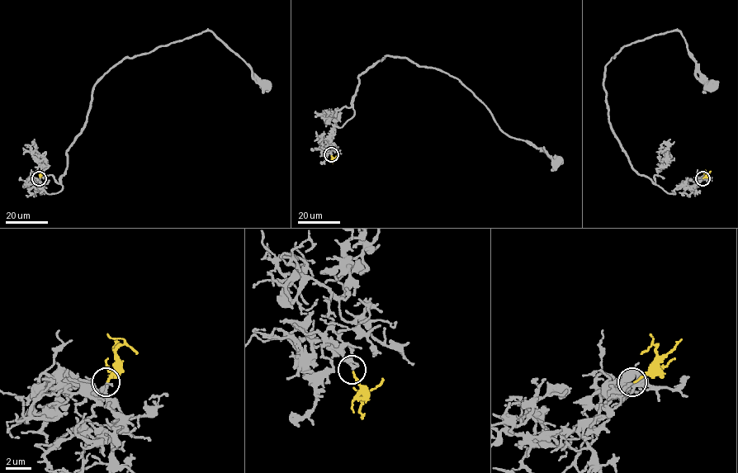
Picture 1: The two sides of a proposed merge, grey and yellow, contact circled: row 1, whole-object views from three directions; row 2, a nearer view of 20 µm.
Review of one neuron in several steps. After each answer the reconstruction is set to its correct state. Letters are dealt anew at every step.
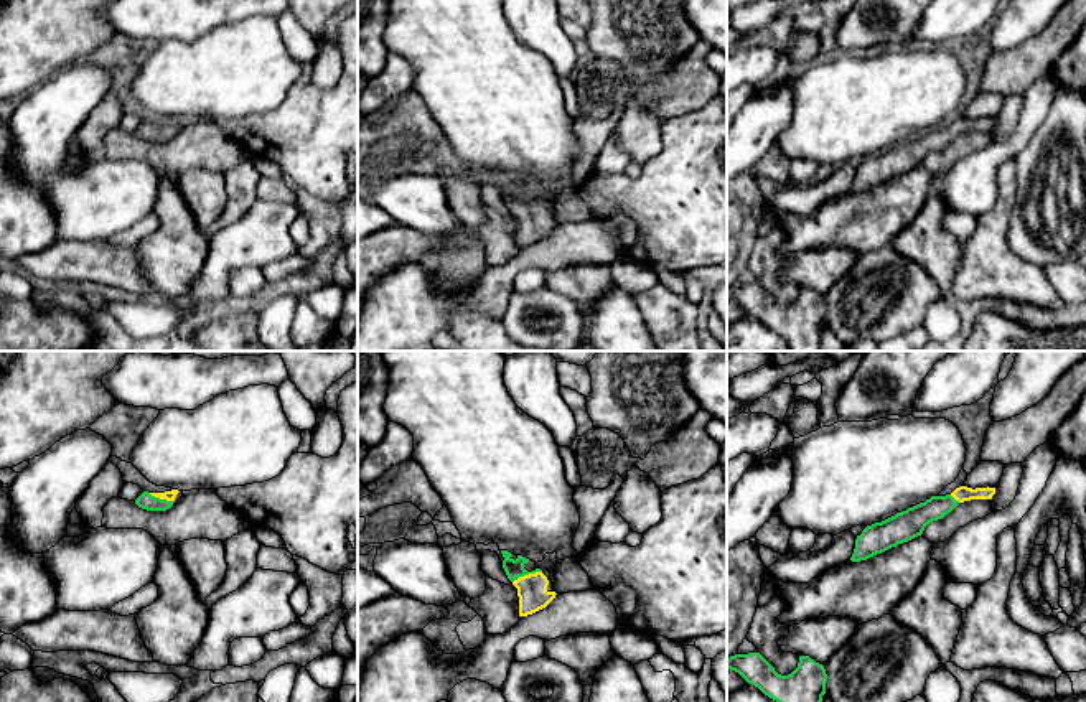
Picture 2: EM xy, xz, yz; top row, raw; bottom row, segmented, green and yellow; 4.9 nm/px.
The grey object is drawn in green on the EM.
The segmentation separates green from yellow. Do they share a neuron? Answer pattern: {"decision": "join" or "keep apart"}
{"decision": "join"}

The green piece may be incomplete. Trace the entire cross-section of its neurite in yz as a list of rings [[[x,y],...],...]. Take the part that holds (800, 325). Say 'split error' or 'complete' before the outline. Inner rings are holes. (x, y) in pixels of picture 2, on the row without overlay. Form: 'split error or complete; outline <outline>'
complete; outline [[[760,283],[730,287],[727,300],[776,331],[789,351],[819,351],[827,305],[809,287],[799,287],[798,298],[788,307],[778,305]]]

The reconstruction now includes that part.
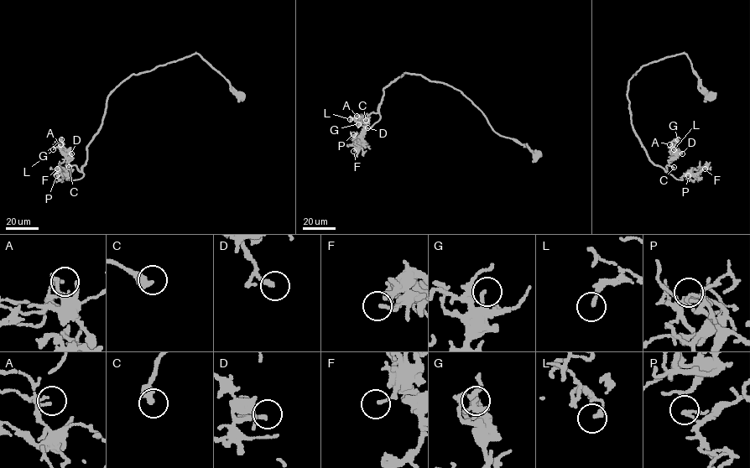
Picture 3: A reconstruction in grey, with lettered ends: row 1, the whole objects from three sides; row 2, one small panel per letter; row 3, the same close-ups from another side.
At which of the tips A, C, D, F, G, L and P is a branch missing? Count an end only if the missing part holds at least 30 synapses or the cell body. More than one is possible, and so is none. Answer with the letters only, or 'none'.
C, D

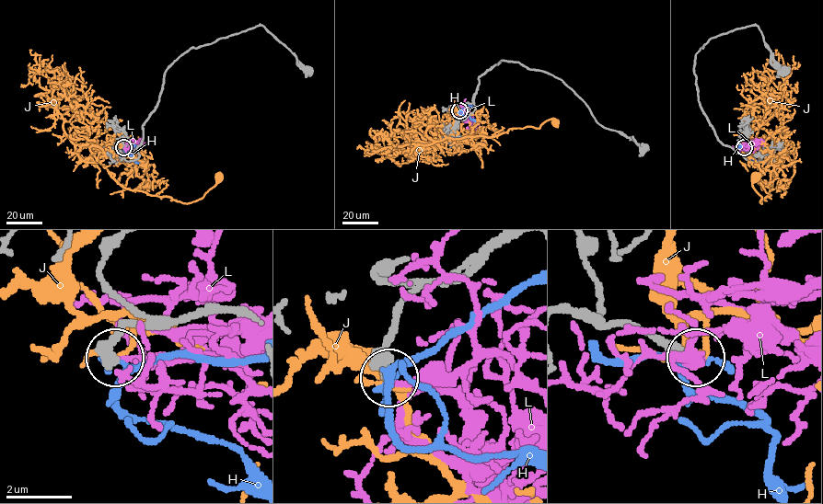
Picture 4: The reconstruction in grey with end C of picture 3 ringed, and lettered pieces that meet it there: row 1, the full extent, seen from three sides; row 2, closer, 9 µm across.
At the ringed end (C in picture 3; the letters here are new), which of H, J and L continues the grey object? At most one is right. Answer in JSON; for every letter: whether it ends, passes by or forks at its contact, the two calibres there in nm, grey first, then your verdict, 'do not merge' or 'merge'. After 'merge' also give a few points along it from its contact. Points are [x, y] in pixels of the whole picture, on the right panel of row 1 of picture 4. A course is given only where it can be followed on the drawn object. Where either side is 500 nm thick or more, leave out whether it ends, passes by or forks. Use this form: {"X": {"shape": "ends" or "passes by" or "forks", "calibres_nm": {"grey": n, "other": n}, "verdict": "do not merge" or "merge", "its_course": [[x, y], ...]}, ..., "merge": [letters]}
{"H": {"shape": "passes by", "calibres_nm": {"grey": 360, "other": 170}, "verdict": "do not merge"}, "J": {"shape": "ends", "calibres_nm": {"grey": 360, "other": 180}, "verdict": "do not merge"}, "L": {"shape": "ends", "calibres_nm": {"grey": 360, "other": 170}, "verdict": "merge", "its_course": [[744, 147], [753, 148], [764, 141]]}, "merge": ["L"]}

